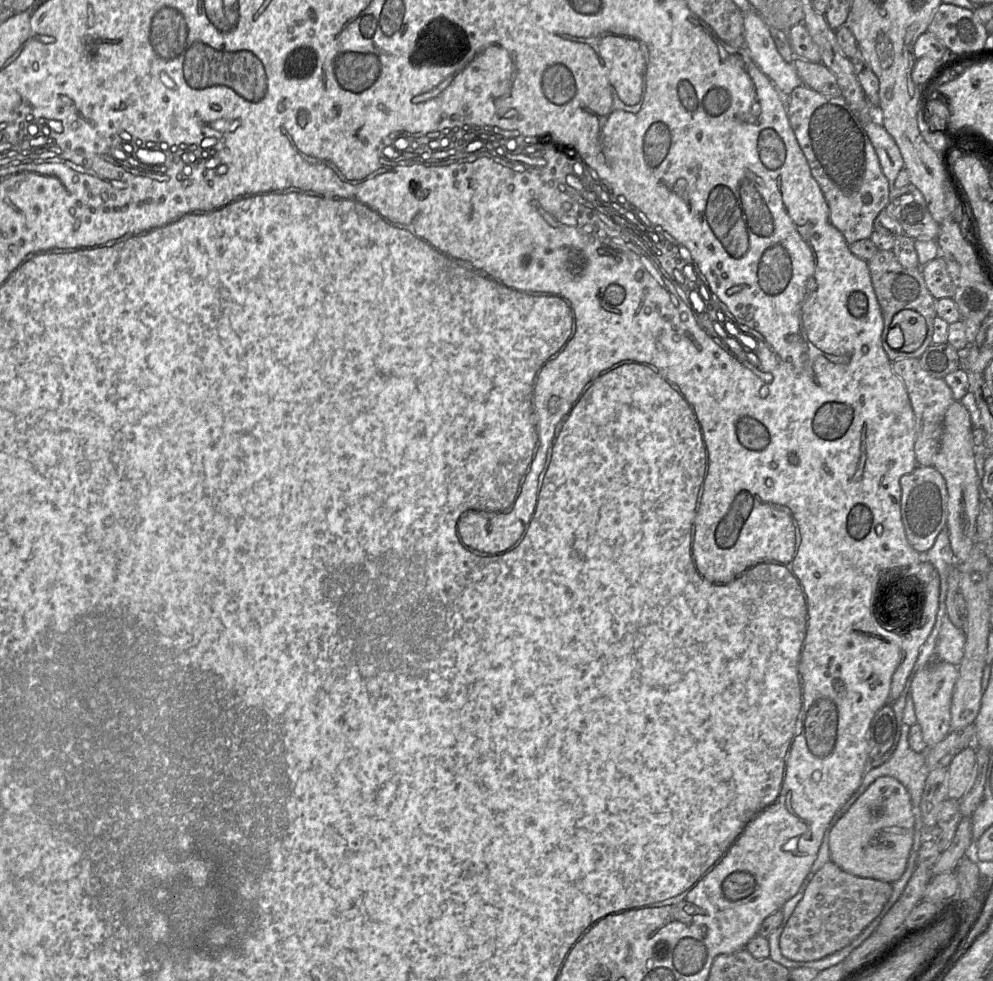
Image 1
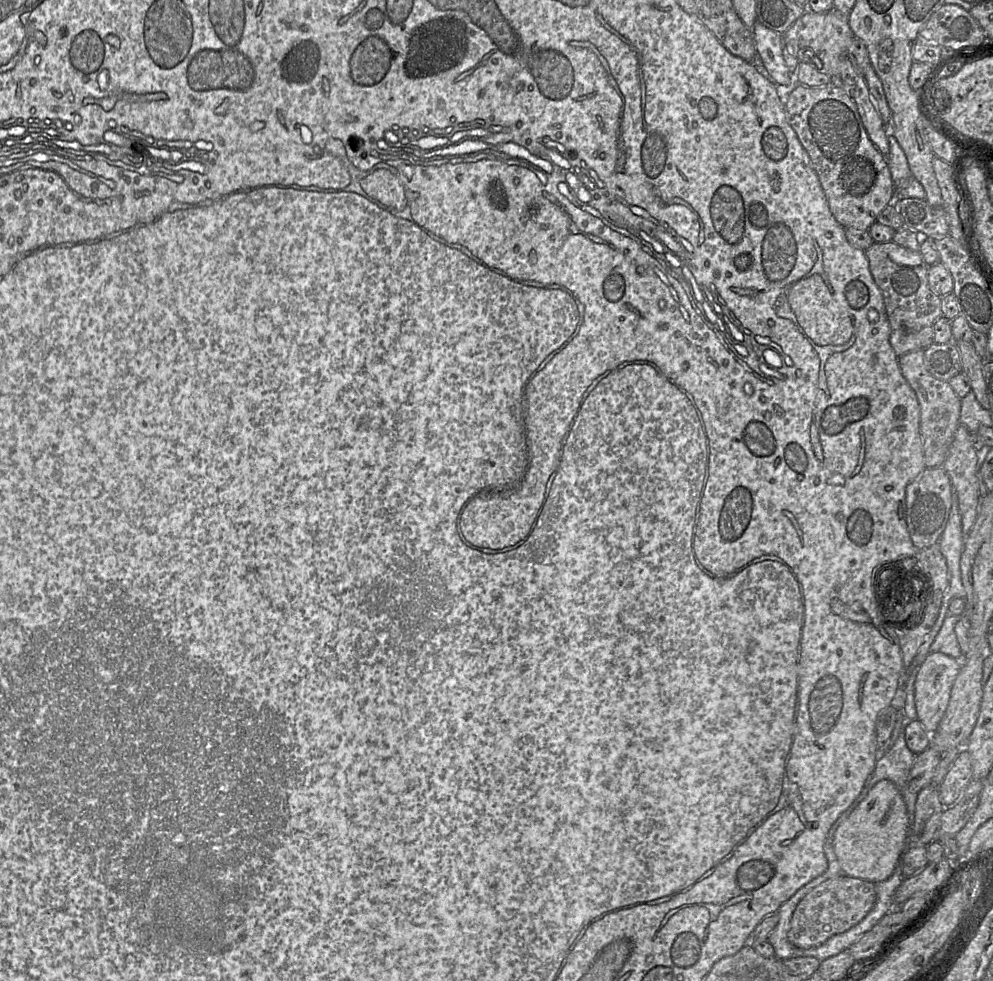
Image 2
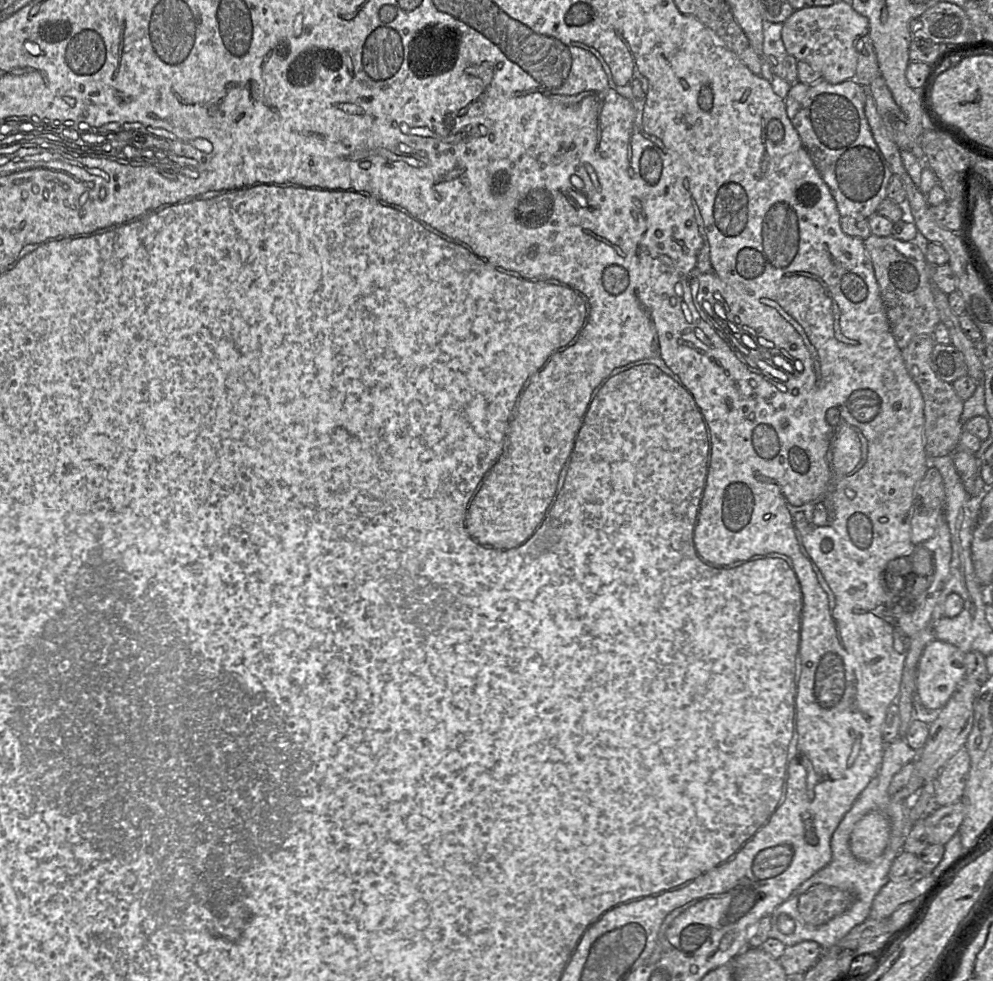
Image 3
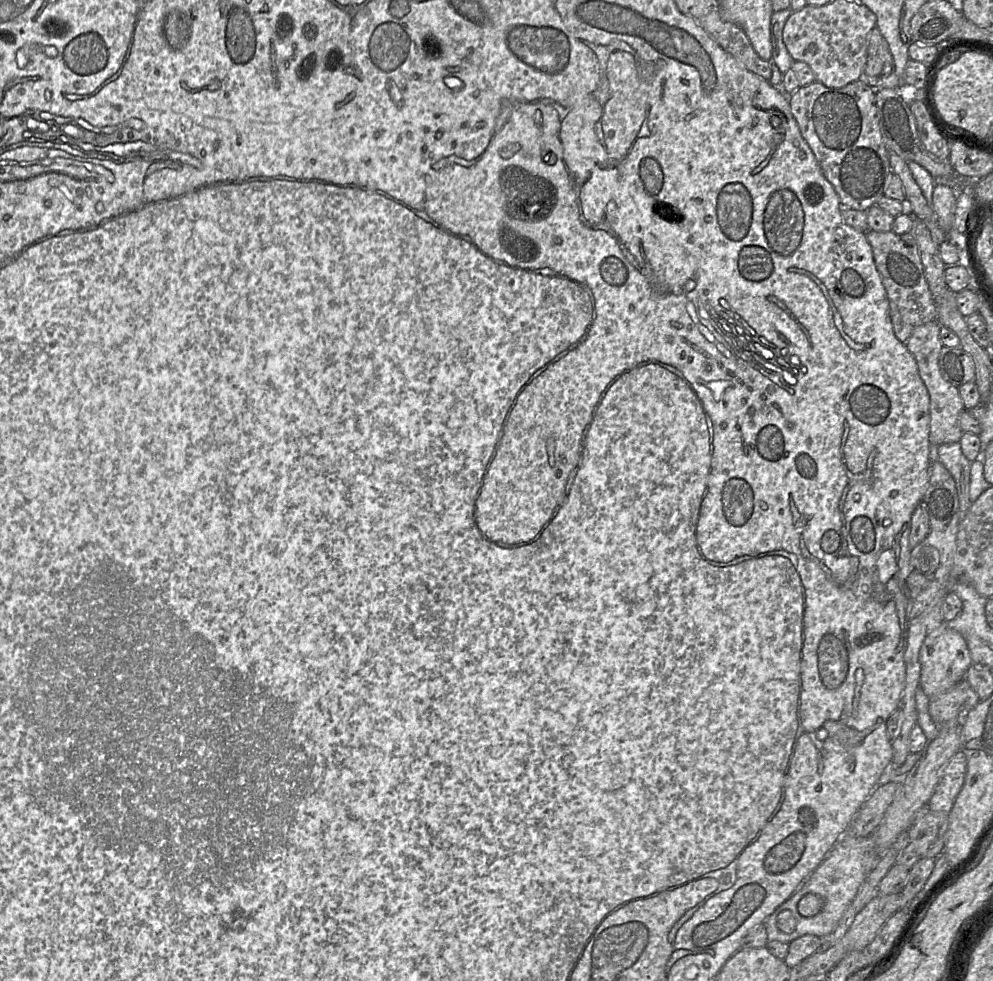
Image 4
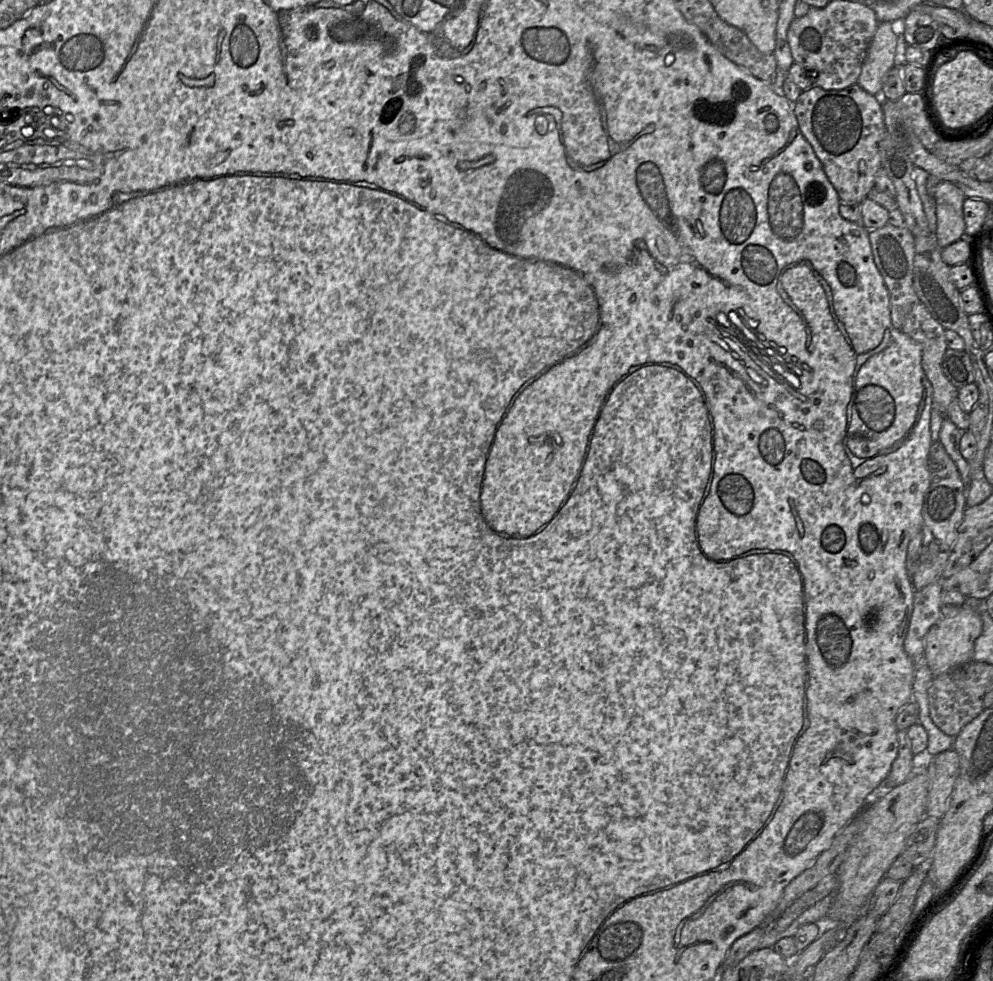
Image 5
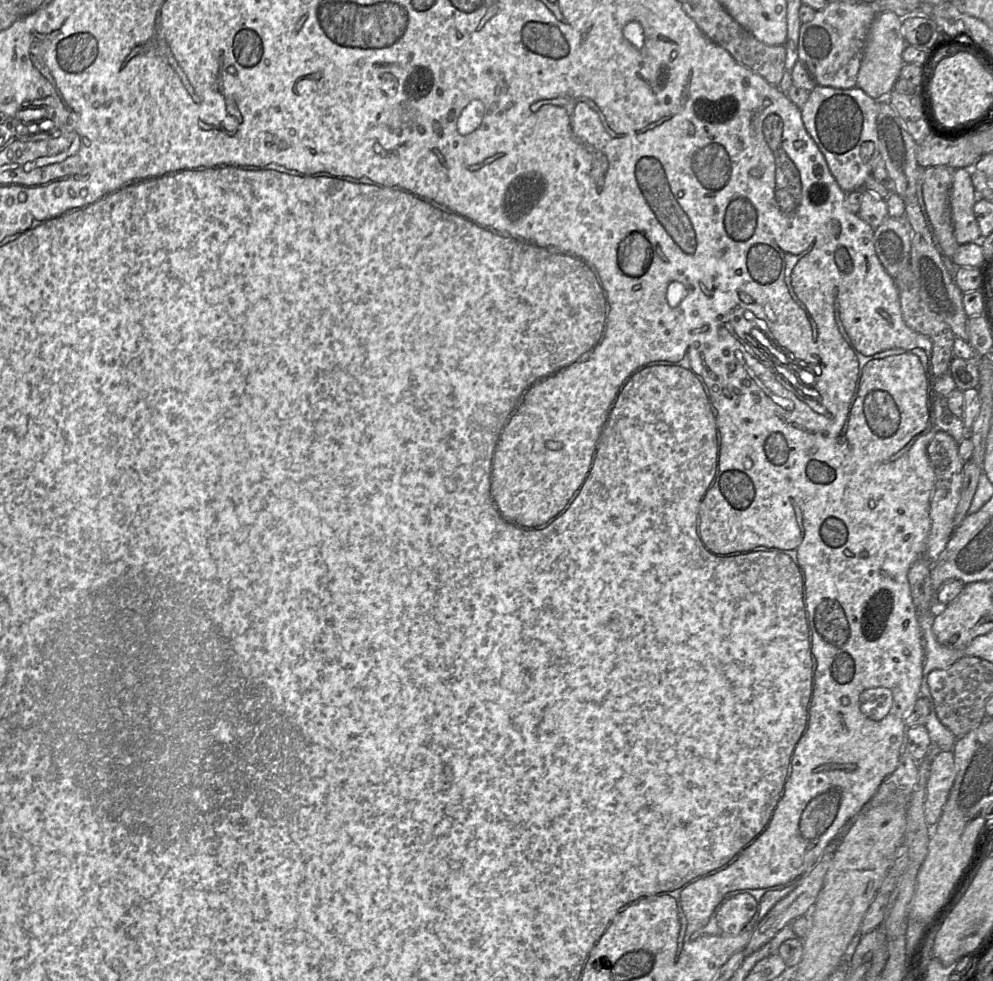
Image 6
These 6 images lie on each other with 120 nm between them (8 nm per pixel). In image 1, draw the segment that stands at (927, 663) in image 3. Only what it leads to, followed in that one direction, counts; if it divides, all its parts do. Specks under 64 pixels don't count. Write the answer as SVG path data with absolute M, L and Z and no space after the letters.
M932 660L914 676L910 695L914 704L917 724L921 727L922 737L927 748L932 748L951 731L950 707L952 693L958 678L958 666L942 660Z

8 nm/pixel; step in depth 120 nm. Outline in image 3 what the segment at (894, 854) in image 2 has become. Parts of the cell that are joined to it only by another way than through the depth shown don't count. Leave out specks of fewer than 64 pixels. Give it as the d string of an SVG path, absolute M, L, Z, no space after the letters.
M870 812L855 824L849 840L850 850L858 860L871 862L883 853L889 837L889 820L879 812Z

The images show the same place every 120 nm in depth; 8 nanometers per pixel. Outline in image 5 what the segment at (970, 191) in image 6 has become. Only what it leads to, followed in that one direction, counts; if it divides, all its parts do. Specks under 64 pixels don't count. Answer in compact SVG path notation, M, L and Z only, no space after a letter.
M940 181L933 188L936 209L936 242L939 248L960 240L964 235L963 192L949 181Z

